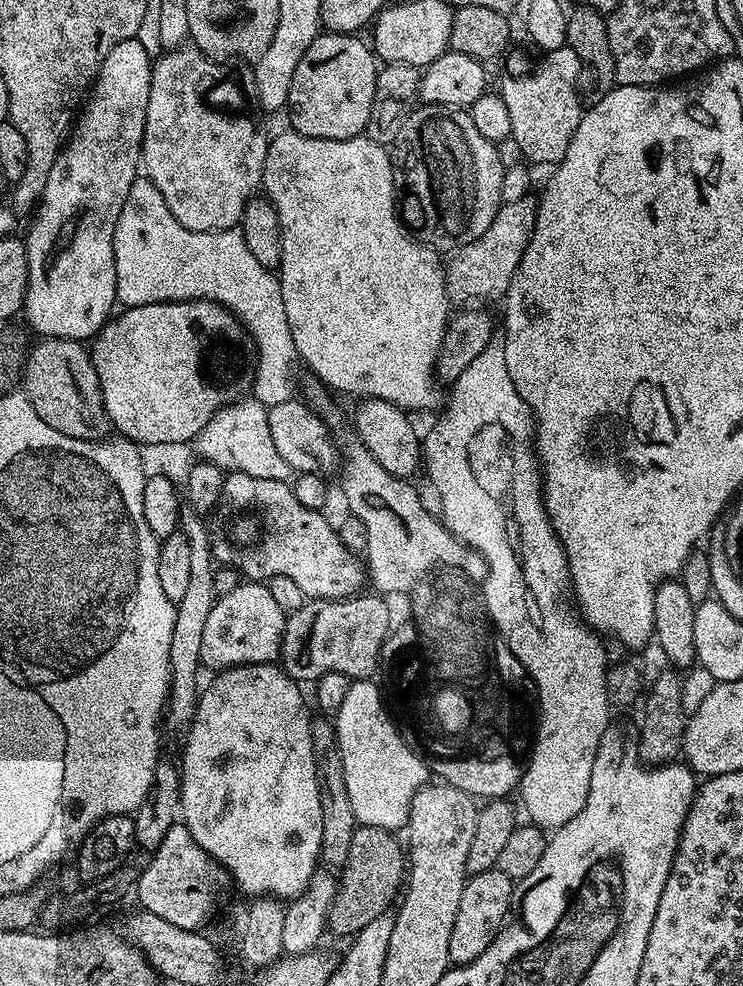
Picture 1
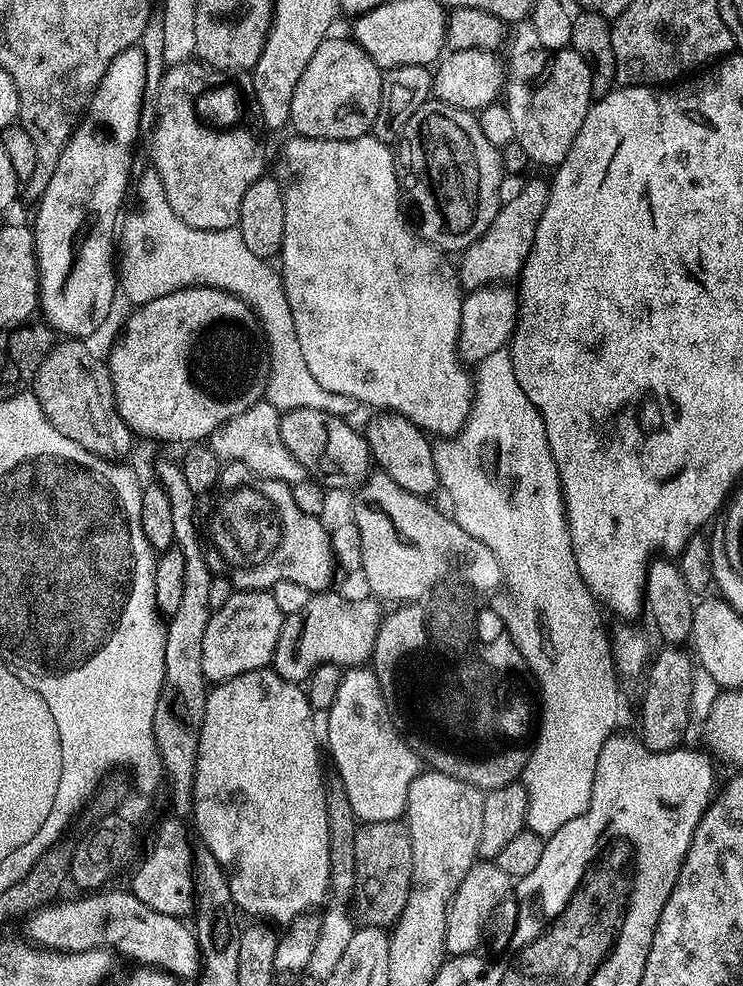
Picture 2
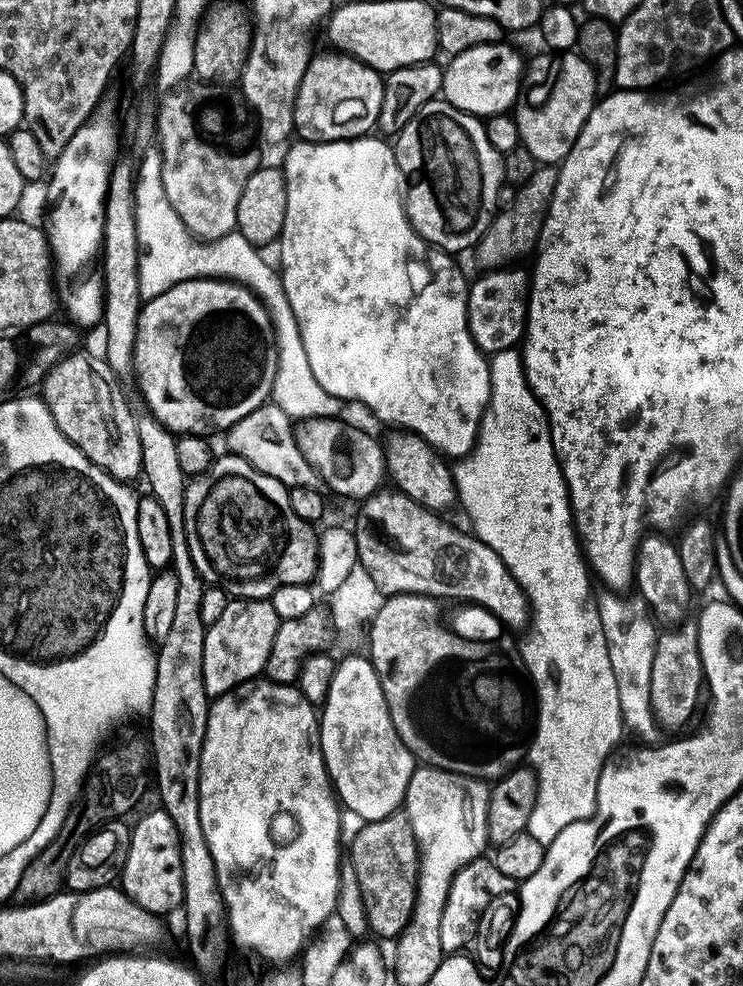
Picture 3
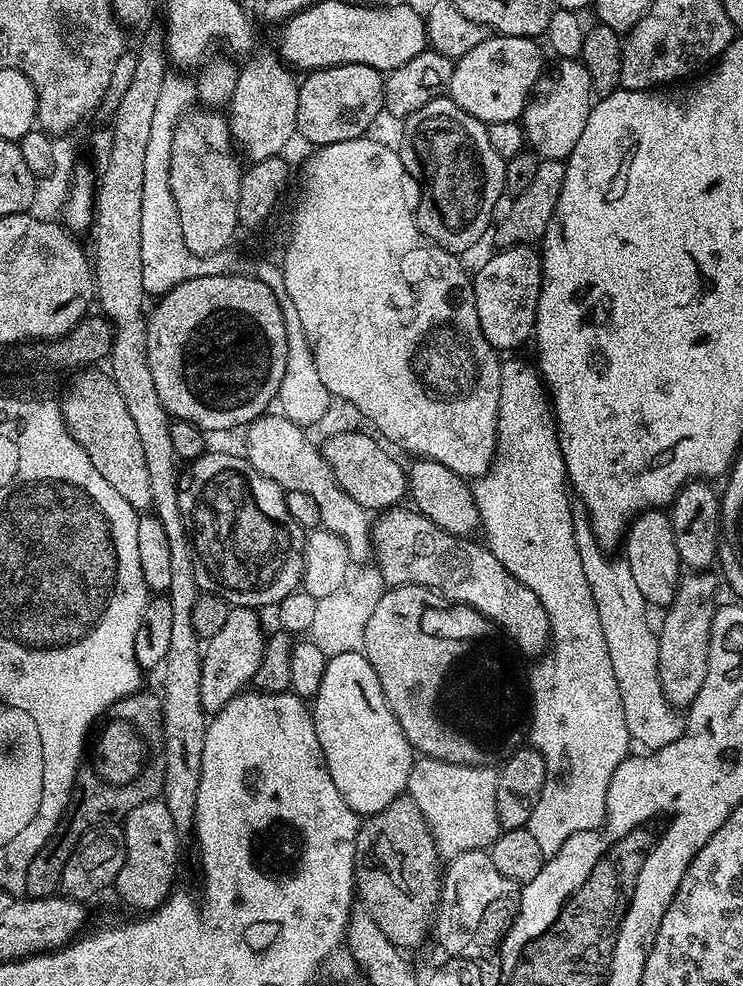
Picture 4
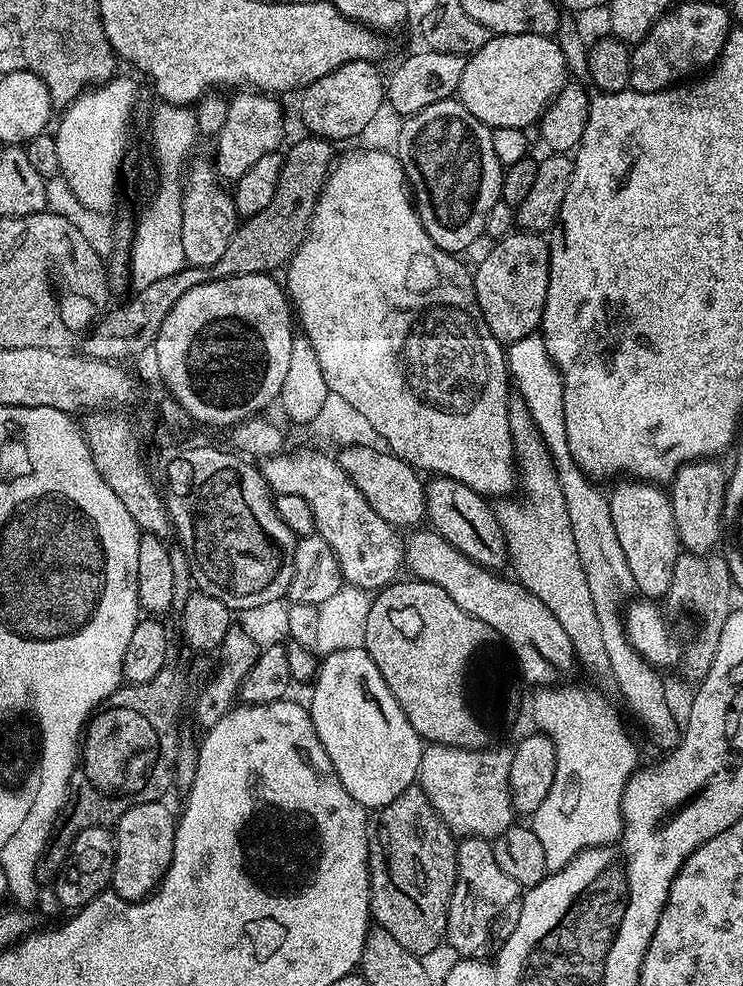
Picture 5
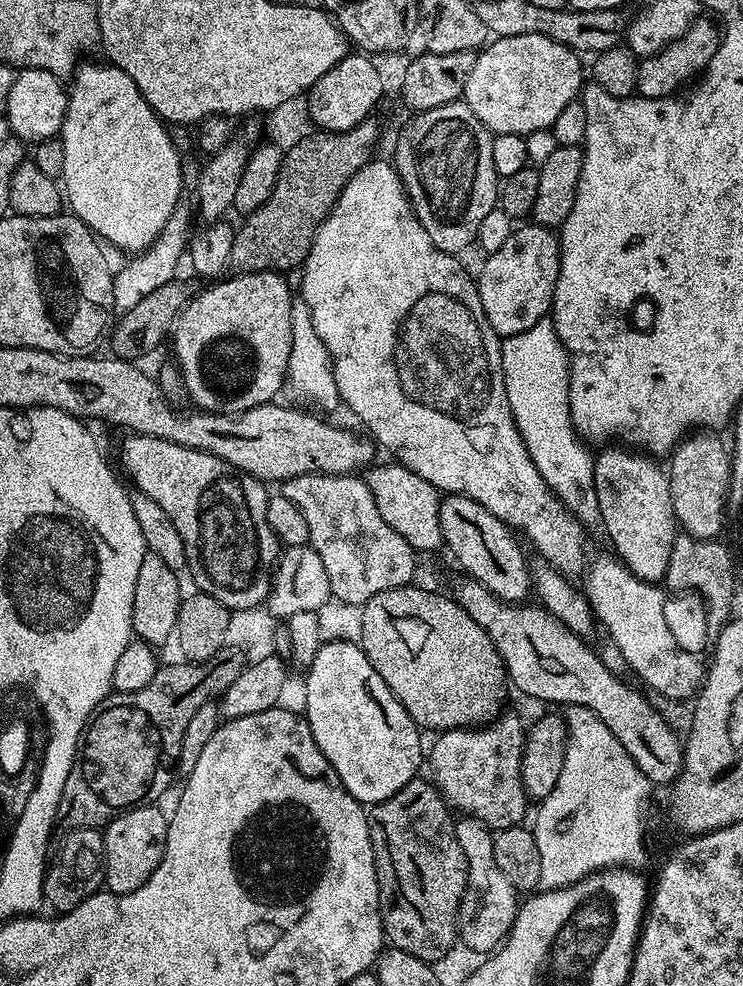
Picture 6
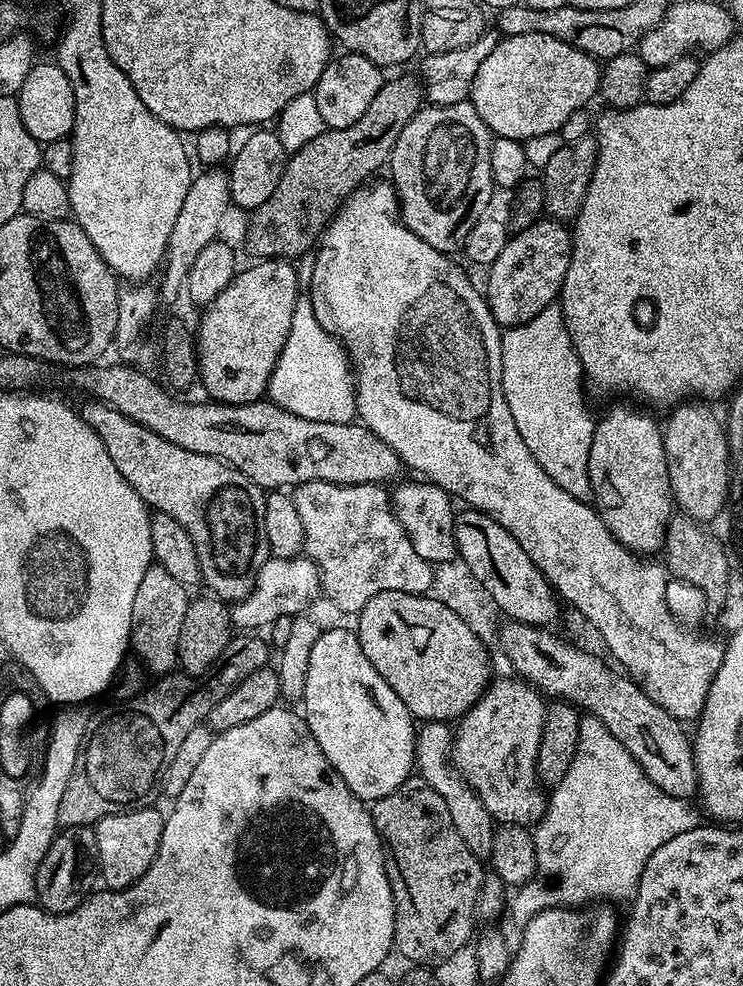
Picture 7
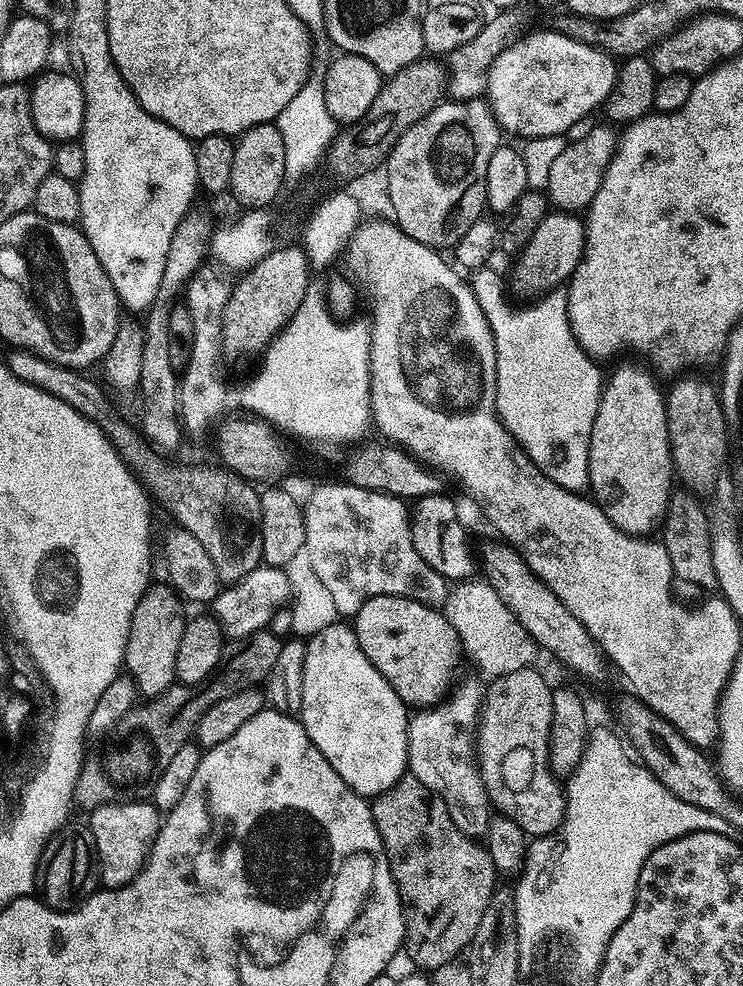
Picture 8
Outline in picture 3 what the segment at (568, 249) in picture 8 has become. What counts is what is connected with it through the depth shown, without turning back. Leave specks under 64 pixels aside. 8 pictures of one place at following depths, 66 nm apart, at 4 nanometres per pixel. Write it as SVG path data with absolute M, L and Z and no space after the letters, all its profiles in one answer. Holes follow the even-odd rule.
M505 266L485 271L484 276L471 281L468 289L468 329L476 347L485 354L516 348L524 338L524 323L528 313L530 276L520 266Z

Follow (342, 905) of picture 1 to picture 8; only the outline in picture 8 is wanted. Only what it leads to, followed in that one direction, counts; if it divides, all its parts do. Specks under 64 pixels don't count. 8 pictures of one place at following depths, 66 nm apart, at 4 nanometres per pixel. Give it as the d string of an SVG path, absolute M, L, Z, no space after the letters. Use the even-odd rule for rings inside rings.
M410 774L375 797L370 807L404 904L403 951L408 951L416 963L413 965L420 970L453 963L455 956L469 947L492 893L498 888L498 873L487 847L464 836L454 826L446 802Z

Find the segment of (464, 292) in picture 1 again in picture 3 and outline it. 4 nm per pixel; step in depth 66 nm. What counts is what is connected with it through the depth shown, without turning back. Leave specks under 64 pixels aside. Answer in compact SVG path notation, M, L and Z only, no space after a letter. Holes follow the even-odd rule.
M552 166L537 167L536 173L528 179L527 184L517 191L511 205L501 208L492 217L490 226L484 231L480 243L475 245L476 260L481 264L481 269L495 270L508 265L519 256L524 256L533 251L536 243L540 241L540 227L544 224L544 217L552 201L554 186L556 185L557 169Z

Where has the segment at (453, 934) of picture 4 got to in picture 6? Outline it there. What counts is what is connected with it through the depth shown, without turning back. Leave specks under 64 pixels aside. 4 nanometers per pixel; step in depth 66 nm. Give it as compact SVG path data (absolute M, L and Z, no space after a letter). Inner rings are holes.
M465 815L456 820L458 846L462 846L462 854L468 859L468 885L460 903L460 912L456 915L458 940L483 954L491 953L504 943L516 920L518 907L516 888L510 886L502 870L498 870L498 862L494 862L493 835L493 829L474 816Z

